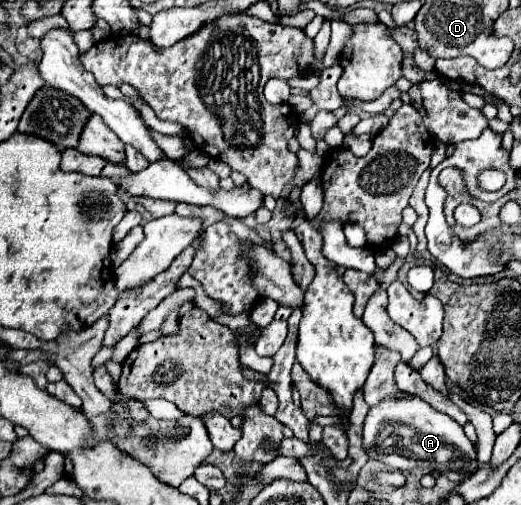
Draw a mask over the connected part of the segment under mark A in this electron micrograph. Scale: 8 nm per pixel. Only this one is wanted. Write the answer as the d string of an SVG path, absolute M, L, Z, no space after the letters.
M417 396L383 400L381 404L369 408L363 426L363 446L371 458L381 460L395 470L431 468L453 482L467 480L479 466L475 444L465 436L463 428Z

